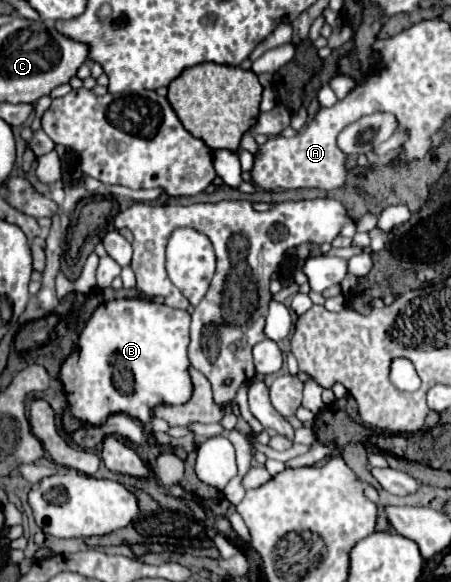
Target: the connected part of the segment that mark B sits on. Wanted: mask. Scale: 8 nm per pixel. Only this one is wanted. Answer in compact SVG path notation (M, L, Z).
M141 298L111 300L101 304L79 334L73 354L61 366L61 382L73 416L99 426L107 416L121 412L147 424L153 418L155 404L185 404L191 396L191 382L187 374L189 324L189 312Z

